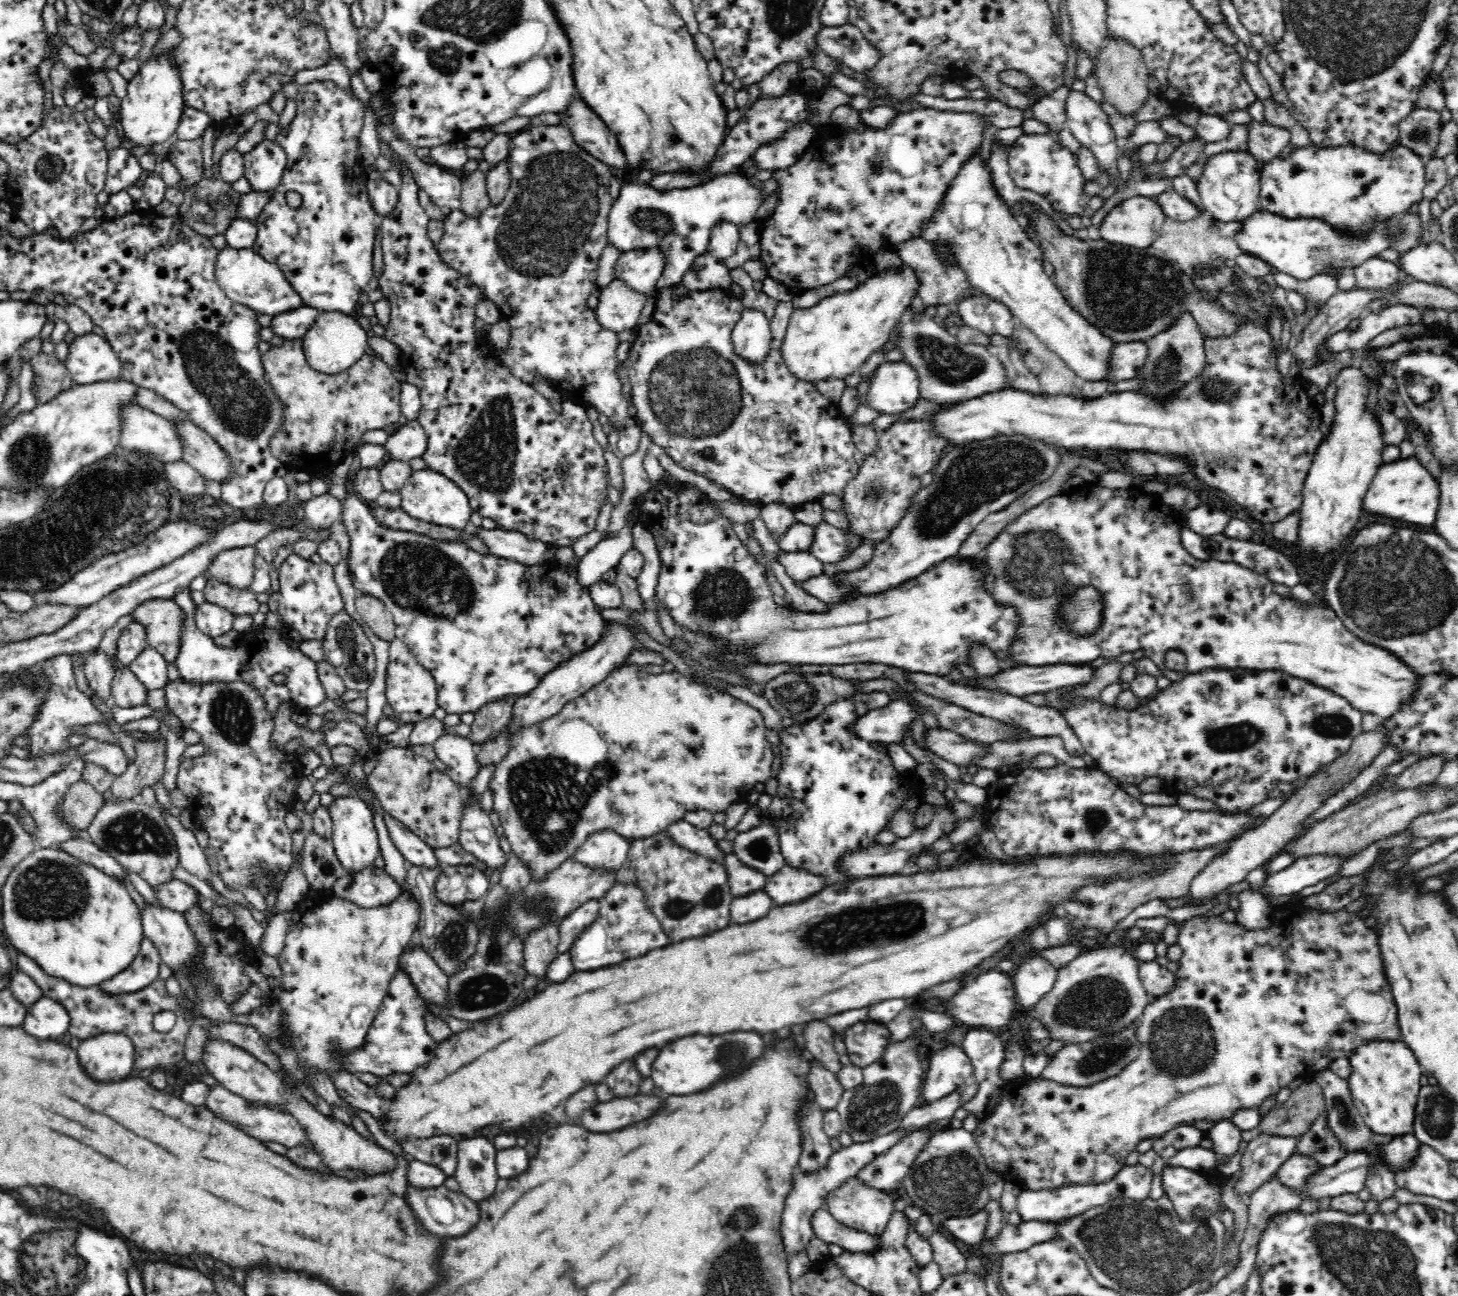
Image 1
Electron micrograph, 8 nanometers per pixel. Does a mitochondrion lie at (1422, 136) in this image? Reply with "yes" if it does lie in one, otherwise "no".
yes

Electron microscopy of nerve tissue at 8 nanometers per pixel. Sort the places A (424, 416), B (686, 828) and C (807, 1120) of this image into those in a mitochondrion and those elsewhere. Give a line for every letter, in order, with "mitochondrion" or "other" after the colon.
A: other
B: other
C: other

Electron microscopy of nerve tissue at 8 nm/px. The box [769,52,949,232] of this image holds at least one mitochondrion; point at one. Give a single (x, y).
(877, 158)

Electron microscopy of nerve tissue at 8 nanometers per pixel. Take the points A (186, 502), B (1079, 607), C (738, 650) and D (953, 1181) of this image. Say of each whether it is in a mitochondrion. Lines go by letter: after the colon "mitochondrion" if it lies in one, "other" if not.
A: other
B: mitochondrion
C: mitochondrion
D: mitochondrion

